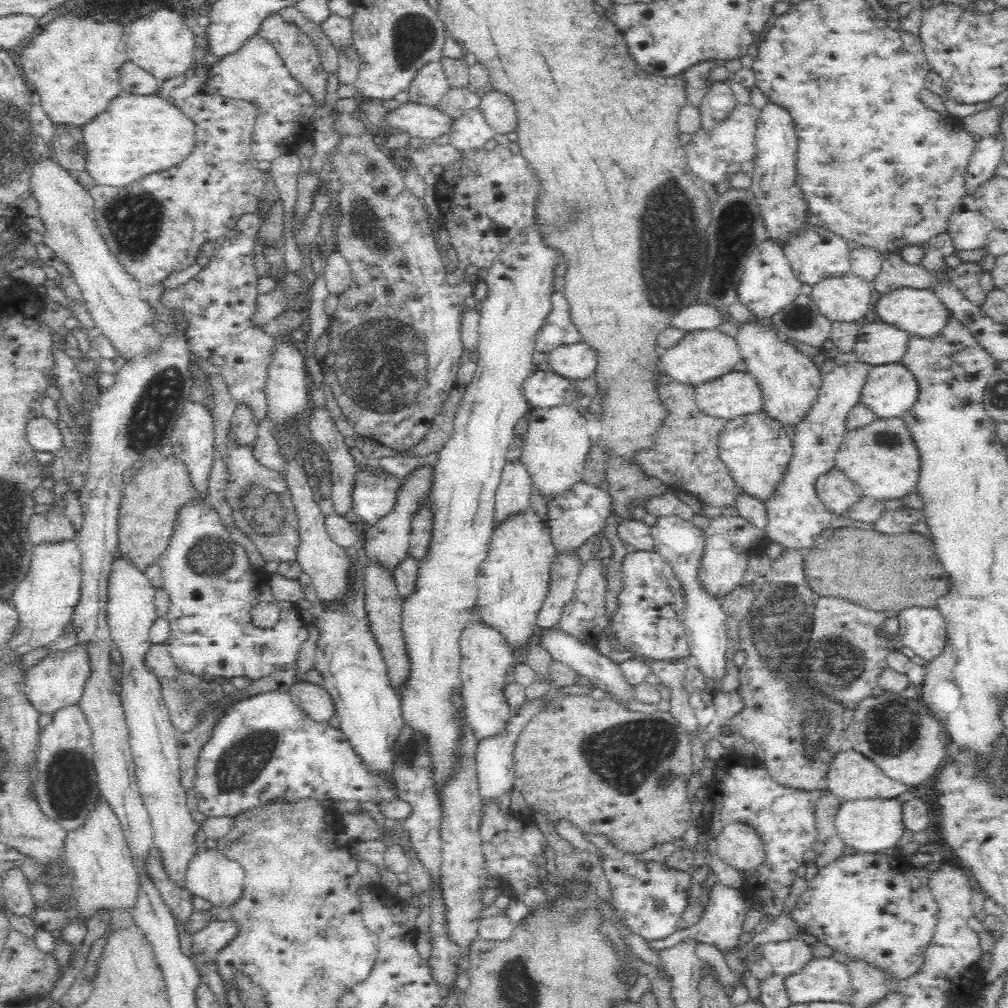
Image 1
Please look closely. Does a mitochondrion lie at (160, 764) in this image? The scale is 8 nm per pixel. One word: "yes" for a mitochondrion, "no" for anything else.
no

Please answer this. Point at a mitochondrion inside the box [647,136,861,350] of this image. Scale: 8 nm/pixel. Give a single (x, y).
(736, 229)

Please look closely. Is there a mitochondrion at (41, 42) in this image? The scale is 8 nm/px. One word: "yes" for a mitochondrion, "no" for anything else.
no

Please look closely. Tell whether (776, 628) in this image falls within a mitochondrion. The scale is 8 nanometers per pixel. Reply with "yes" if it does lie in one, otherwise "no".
yes

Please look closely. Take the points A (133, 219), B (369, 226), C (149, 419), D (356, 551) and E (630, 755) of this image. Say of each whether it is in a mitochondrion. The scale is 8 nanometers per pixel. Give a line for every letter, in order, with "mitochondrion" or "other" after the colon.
A: mitochondrion
B: mitochondrion
C: mitochondrion
D: other
E: mitochondrion

